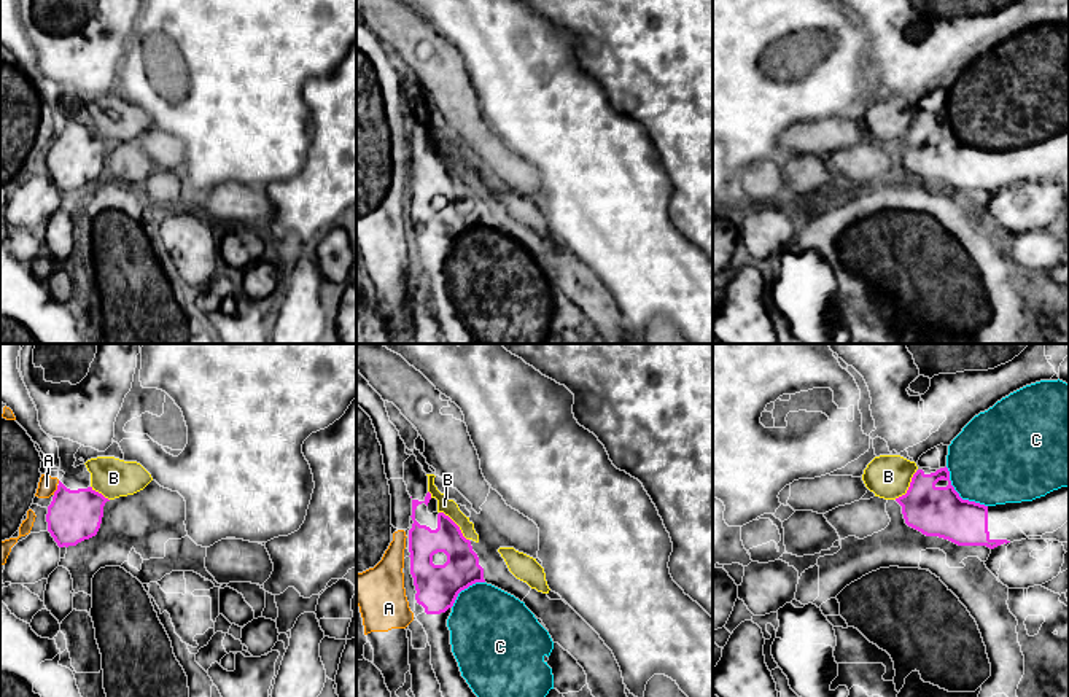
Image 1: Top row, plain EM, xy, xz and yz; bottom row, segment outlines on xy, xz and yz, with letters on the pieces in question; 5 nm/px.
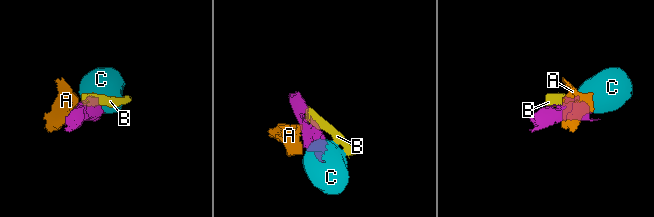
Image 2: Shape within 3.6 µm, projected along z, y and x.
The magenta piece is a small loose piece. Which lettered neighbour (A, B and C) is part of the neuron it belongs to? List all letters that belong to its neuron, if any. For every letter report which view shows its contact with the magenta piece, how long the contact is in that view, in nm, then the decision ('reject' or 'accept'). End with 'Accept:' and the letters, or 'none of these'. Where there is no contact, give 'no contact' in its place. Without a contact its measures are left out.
A: contact in xy; length 50 nm; reject
B: contact in xz; length 220 nm; reject
C: contact in yz; length 300 nm; accept
Accept: C

